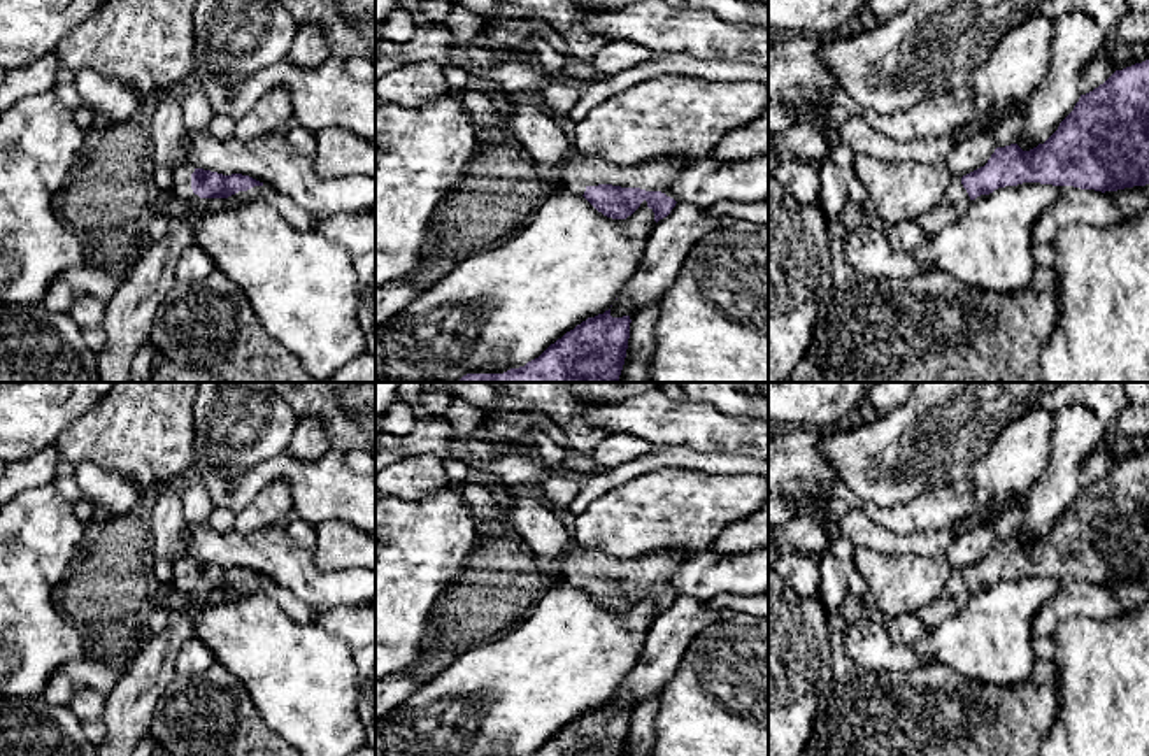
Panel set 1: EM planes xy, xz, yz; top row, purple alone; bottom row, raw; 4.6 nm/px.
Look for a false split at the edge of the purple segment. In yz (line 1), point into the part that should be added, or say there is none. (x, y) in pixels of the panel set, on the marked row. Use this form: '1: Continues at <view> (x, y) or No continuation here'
1: Continues at yz (956, 200)

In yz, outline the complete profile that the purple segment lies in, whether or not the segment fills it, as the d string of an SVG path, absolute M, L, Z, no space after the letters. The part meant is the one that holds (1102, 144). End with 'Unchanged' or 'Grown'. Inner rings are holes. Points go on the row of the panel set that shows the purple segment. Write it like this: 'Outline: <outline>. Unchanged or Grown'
Outline: M1149 60L1116 70L1103 84L1081 95L1074 111L1044 144L1030 151L1017 144L996 147L984 167L963 177L953 175L944 198L917 225L931 239L954 223L977 196L1023 182L1102 193L1149 184Z. Grown

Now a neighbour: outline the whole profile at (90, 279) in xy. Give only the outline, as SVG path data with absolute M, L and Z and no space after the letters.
M137 260L128 267L105 268L98 265L84 265L61 272L58 279L49 286L44 303L53 312L68 314L70 307L81 296L96 296L109 302L119 286L125 282Z

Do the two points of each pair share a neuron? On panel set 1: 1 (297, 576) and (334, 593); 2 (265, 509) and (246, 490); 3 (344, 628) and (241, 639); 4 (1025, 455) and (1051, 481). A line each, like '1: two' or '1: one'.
1: one
2: two
3: two
4: two

